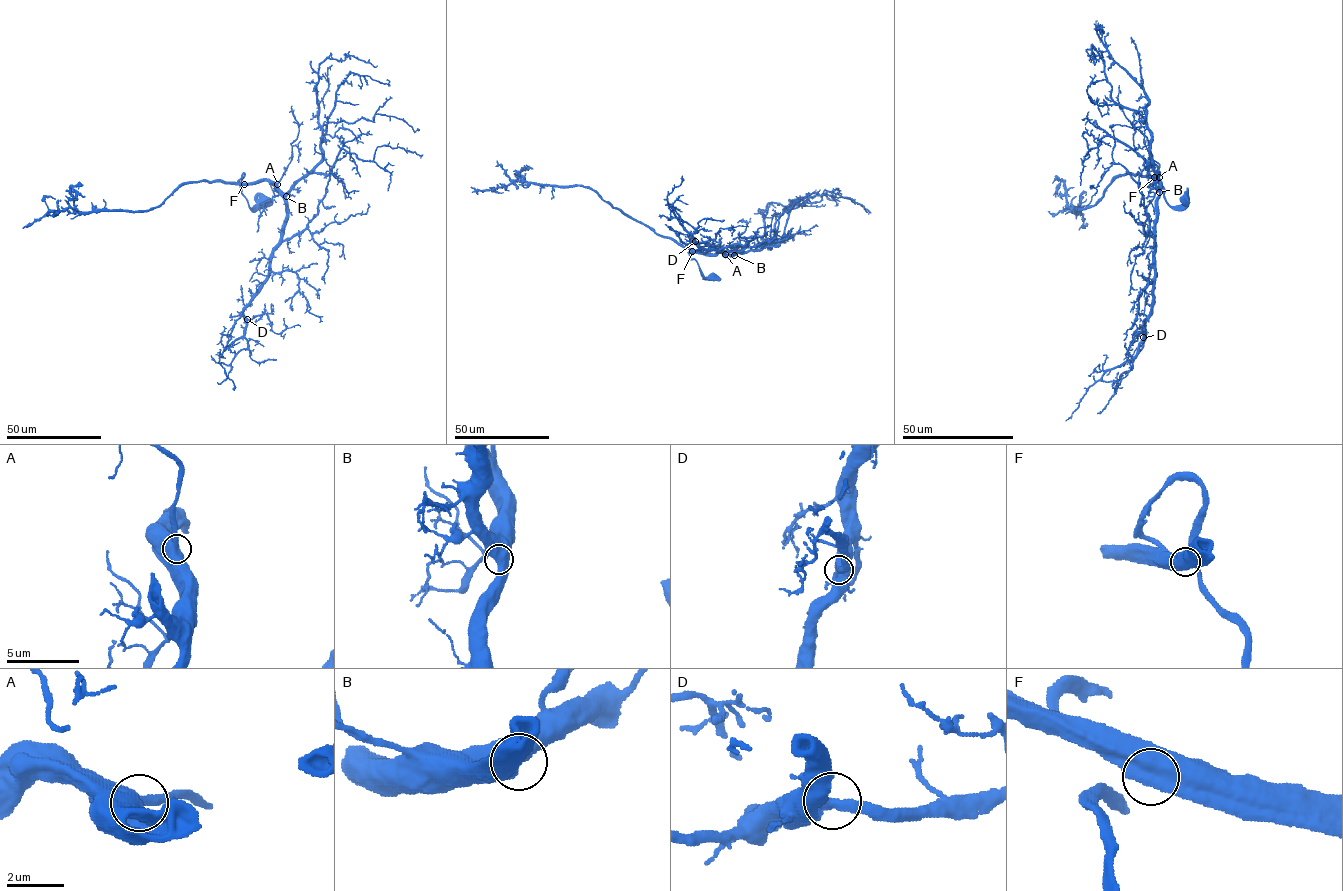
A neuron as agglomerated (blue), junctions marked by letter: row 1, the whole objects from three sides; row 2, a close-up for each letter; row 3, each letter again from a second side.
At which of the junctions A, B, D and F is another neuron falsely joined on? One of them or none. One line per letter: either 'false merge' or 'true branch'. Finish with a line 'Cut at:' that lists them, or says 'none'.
A: true branch
B: true branch
D: true branch
F: true branch
Cut at: none

